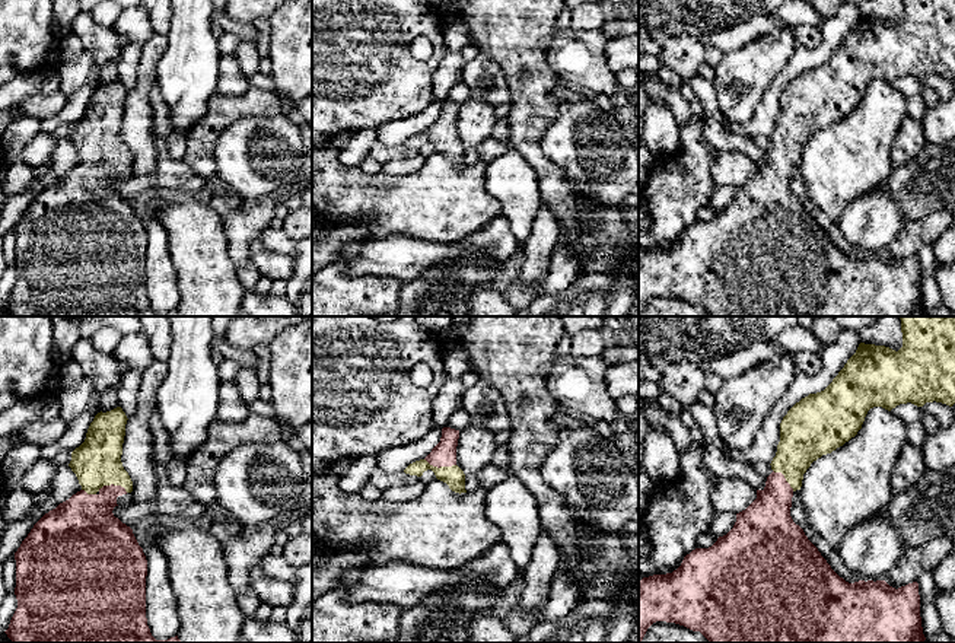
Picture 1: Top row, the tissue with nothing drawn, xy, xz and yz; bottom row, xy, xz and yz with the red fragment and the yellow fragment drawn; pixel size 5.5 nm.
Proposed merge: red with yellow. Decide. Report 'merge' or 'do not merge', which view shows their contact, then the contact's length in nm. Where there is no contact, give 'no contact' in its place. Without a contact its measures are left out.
merge | xy | 170 nm

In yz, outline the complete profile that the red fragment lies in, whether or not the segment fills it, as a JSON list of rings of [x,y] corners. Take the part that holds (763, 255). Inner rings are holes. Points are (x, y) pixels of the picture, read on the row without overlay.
[[[901,0],[903,20],[895,25],[885,19],[860,16],[856,26],[847,34],[844,41],[833,52],[833,55],[821,66],[809,67],[796,76],[780,96],[780,115],[776,130],[771,134],[773,146],[767,150],[765,160],[757,163],[757,172],[742,185],[736,187],[733,201],[709,222],[695,222],[687,227],[681,239],[672,246],[653,248],[643,251],[639,255],[639,316],[642,316],[647,302],[656,295],[666,295],[684,299],[693,305],[700,305],[709,316],[924,316],[921,290],[920,290],[920,268],[919,257],[913,255],[898,262],[889,260],[885,254],[859,254],[854,257],[840,251],[818,222],[808,213],[803,203],[796,198],[790,190],[792,171],[796,163],[800,163],[803,147],[814,134],[822,128],[831,127],[843,120],[862,102],[868,85],[873,80],[882,80],[888,85],[900,77],[911,76],[923,80],[926,76],[942,76],[949,80],[955,77],[955,0]]]

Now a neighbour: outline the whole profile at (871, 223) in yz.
[[[888,182],[854,198],[838,223],[843,236],[865,255],[885,254],[903,226],[904,219],[888,192]]]

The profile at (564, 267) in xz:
[[[560,235],[551,254],[547,273],[541,281],[544,295],[558,295],[567,290],[582,274],[582,254],[573,249],[567,238]]]

